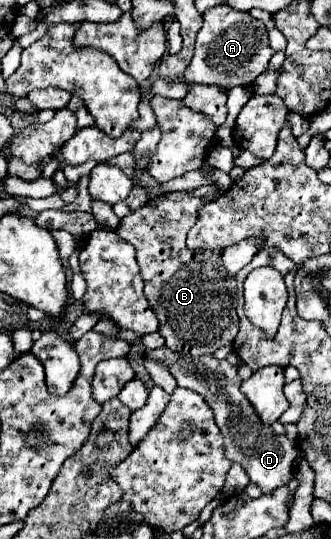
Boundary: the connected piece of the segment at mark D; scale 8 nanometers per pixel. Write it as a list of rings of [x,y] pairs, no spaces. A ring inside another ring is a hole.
[[[167,346],[159,350],[145,352],[147,360],[161,362],[167,366],[167,370],[173,374],[179,386],[189,388],[197,394],[201,394],[207,404],[213,410],[215,424],[219,426],[223,438],[225,438],[225,456],[231,462],[237,462],[245,468],[251,482],[255,482],[263,494],[273,494],[275,488],[287,486],[293,478],[293,460],[299,454],[299,448],[295,442],[287,440],[287,436],[277,436],[271,426],[265,426],[261,418],[255,414],[255,408],[247,400],[247,396],[239,390],[241,378],[237,374],[237,366],[229,364],[227,360],[217,360],[215,356],[199,356],[199,358],[187,358],[181,354],[175,354]]]

